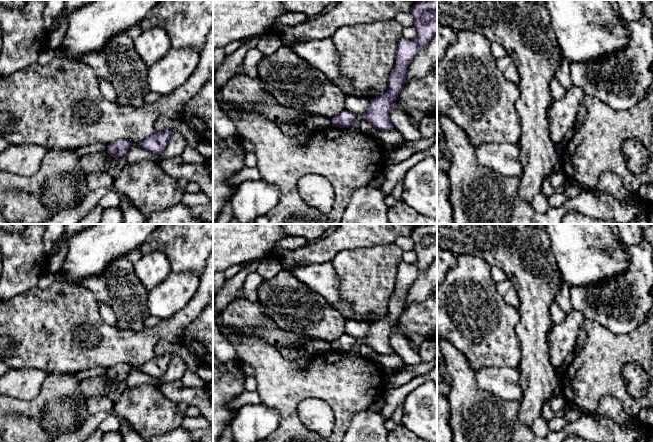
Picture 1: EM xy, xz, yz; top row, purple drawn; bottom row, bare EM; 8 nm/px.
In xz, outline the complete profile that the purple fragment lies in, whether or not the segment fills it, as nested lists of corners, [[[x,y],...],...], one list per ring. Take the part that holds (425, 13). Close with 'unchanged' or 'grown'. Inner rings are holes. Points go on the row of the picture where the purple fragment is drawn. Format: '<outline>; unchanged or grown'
[[[424,0],[415,3],[410,13],[414,17],[417,36],[414,40],[402,38],[398,42],[396,63],[389,75],[388,91],[370,99],[368,110],[362,114],[365,121],[377,130],[392,130],[389,113],[406,82],[407,66],[417,52],[437,34],[437,0]]]; unchanged

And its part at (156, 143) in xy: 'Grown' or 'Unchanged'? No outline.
Unchanged

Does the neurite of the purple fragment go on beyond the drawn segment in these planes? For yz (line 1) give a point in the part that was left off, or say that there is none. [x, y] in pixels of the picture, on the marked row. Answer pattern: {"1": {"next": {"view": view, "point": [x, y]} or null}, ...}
{"1": {"next": null}}

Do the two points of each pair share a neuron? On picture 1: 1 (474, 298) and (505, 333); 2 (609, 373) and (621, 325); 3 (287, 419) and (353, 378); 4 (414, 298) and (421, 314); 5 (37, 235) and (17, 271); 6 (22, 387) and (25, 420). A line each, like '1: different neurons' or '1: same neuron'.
1: same neuron
2: different neurons
3: same neuron
4: different neurons
5: same neuron
6: different neurons

